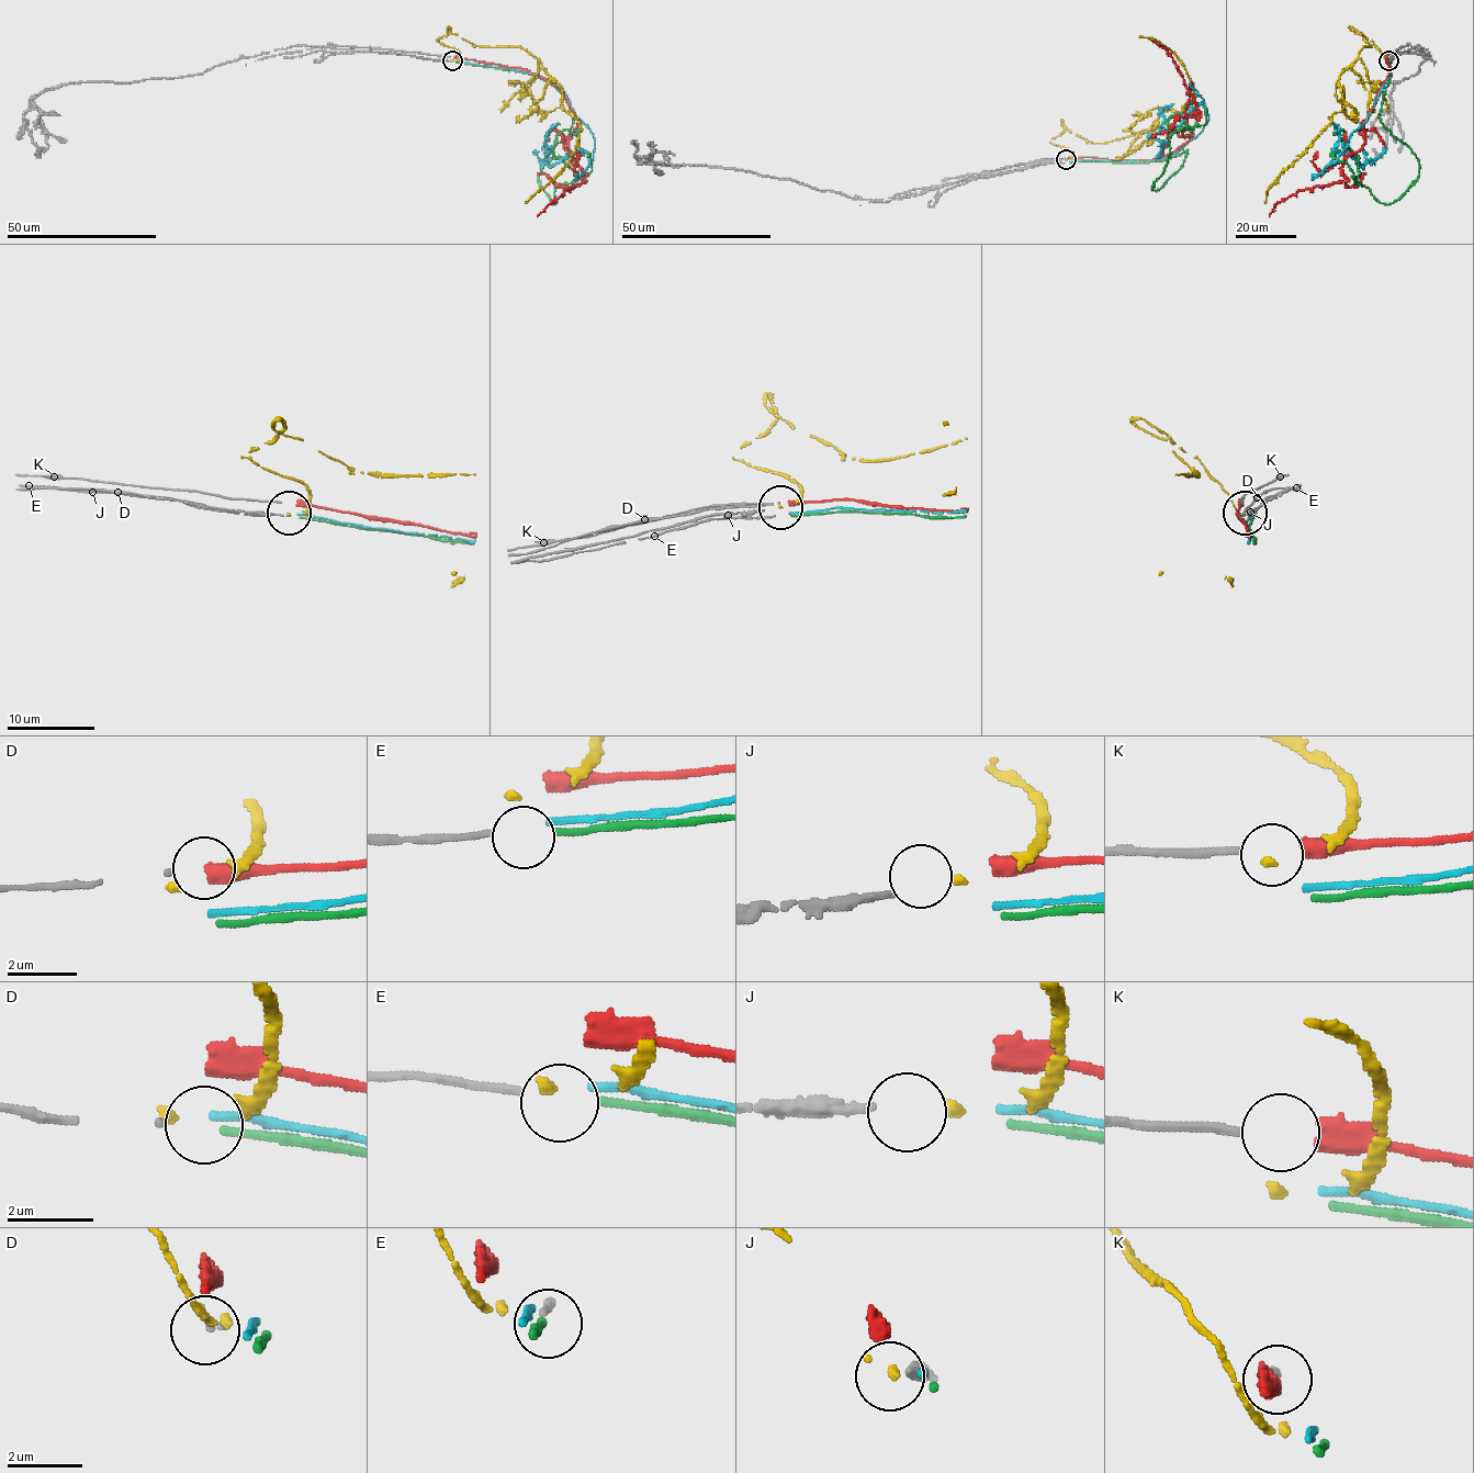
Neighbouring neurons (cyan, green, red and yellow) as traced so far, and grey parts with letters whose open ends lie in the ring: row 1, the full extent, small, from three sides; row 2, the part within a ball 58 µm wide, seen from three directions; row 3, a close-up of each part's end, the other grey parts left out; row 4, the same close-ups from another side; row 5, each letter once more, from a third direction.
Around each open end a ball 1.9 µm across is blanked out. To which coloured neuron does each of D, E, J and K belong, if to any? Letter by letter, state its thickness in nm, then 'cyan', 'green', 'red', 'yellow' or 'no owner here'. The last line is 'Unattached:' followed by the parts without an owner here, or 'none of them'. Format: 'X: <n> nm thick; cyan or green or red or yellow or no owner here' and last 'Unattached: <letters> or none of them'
D: 90 nm thick; no owner here
E: 180 nm thick; green
J: 240 nm thick; yellow
K: 200 nm thick; red
Unattached: D

